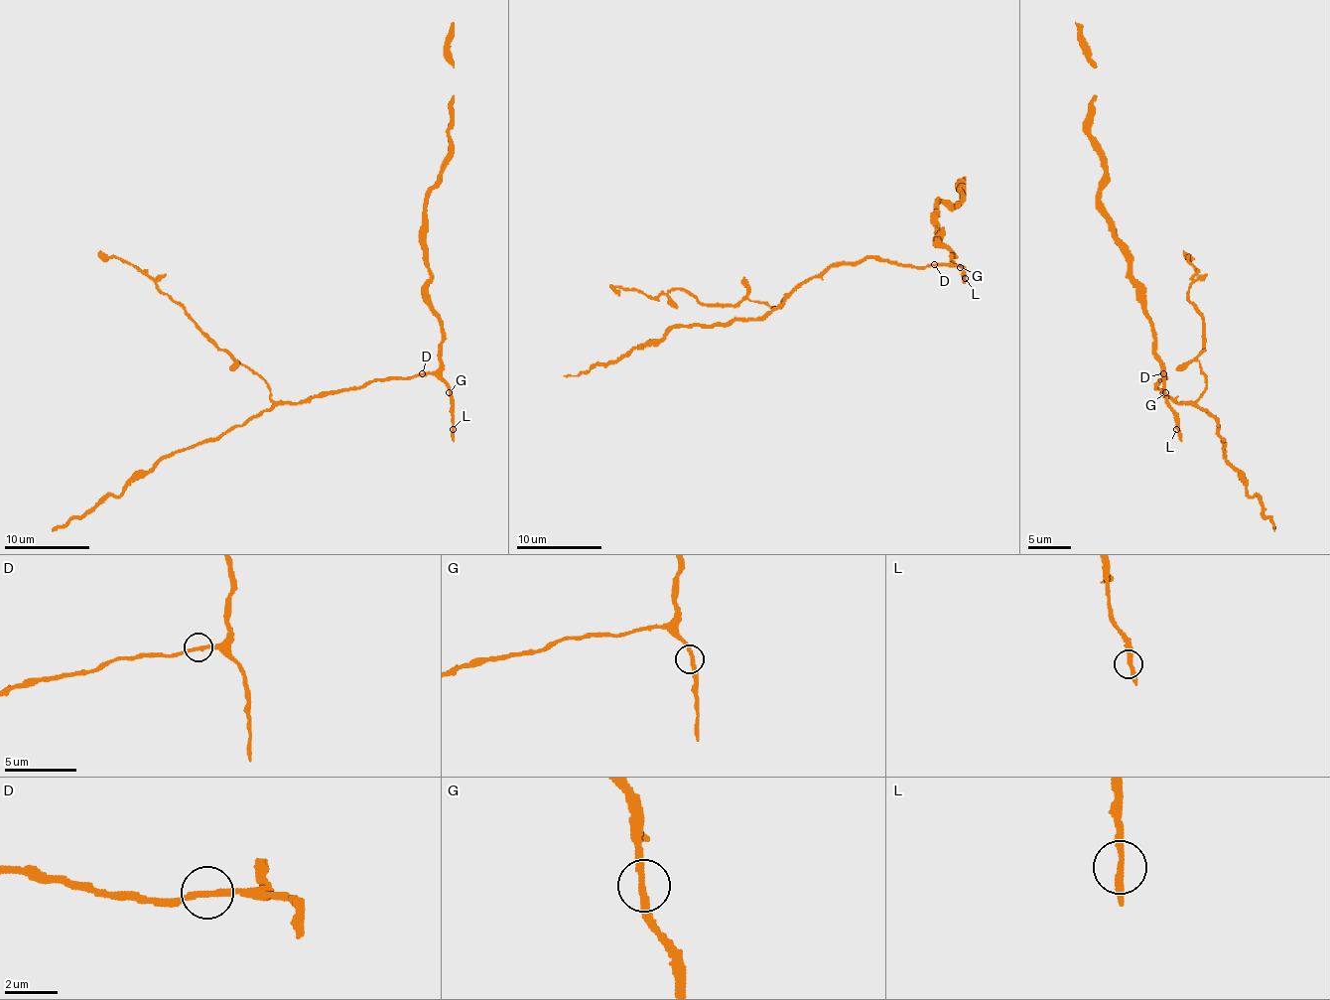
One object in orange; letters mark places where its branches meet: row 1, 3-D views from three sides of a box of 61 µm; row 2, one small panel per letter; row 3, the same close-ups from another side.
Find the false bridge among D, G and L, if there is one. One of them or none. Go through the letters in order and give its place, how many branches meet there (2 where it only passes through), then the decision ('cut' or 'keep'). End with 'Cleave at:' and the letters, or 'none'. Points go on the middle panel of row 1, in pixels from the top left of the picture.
D: place (934, 264); branches 2; keep
G: place (960, 267); branches 2; keep
L: place (965, 278); branches 2; keep
Cleave at: none

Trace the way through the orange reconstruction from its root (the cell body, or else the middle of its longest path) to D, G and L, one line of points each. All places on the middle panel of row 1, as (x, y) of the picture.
D: (911, 265), (934, 265)
G: (911, 265), (960, 267)
L: (911, 265), (958, 265), (965, 278)

